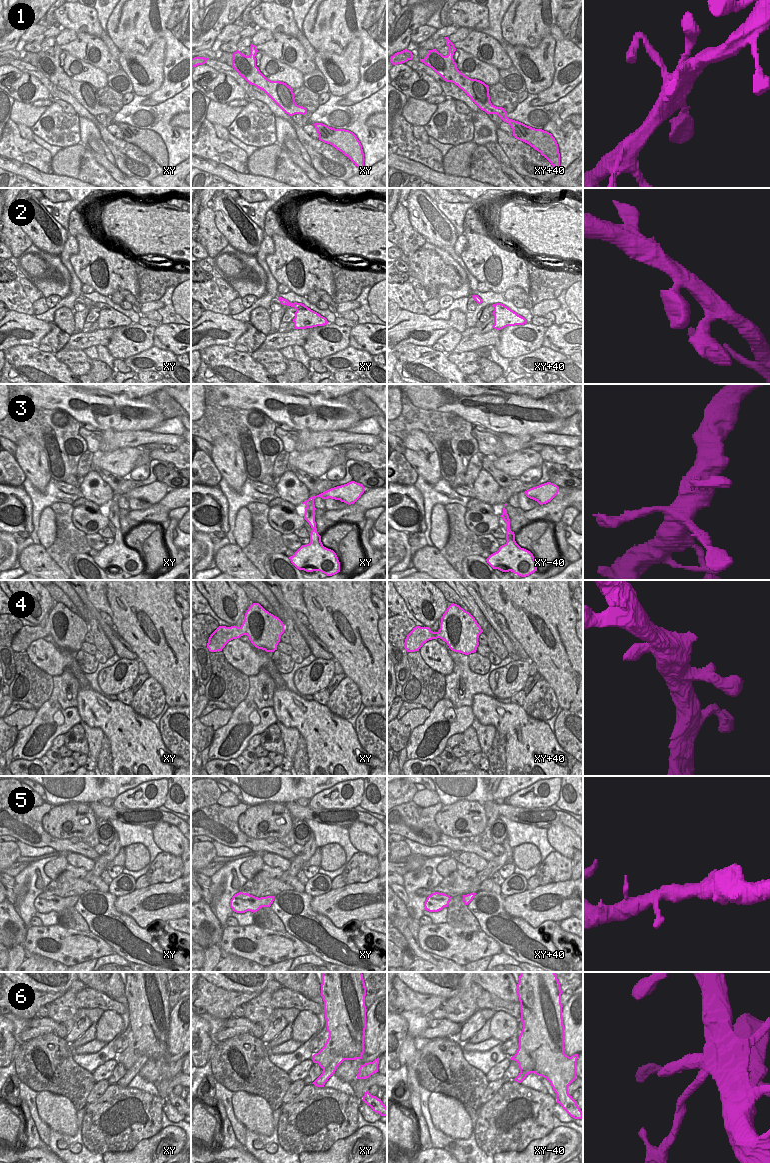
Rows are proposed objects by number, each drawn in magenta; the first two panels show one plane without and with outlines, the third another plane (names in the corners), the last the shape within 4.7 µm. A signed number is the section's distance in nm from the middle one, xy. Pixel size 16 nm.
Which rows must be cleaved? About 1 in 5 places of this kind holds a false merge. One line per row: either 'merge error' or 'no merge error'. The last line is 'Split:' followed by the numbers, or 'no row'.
1: no merge error
2: no merge error
3: no merge error
4: no merge error
5: no merge error
6: merge error
Split: 6

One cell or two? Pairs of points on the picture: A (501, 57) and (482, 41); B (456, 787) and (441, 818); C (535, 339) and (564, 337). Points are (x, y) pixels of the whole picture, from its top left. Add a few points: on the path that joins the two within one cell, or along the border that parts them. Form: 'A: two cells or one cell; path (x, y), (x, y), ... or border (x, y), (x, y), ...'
A: one cell; path (496, 52), (487, 43)
B: two cells; border (471, 800), (457, 800), (443, 806)
C: two cells; border (548, 327), (541, 345)

